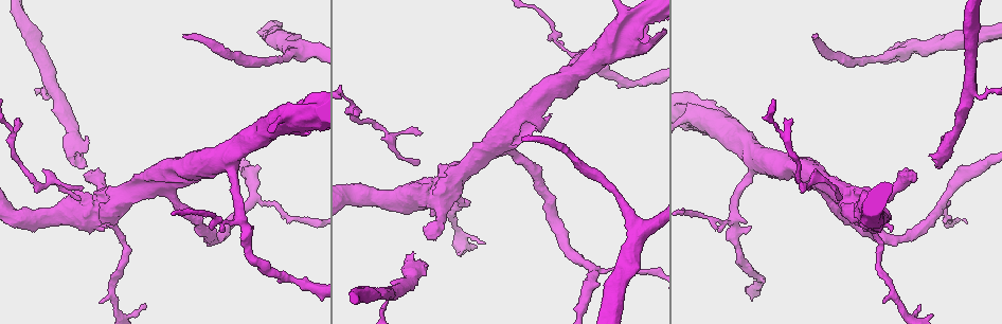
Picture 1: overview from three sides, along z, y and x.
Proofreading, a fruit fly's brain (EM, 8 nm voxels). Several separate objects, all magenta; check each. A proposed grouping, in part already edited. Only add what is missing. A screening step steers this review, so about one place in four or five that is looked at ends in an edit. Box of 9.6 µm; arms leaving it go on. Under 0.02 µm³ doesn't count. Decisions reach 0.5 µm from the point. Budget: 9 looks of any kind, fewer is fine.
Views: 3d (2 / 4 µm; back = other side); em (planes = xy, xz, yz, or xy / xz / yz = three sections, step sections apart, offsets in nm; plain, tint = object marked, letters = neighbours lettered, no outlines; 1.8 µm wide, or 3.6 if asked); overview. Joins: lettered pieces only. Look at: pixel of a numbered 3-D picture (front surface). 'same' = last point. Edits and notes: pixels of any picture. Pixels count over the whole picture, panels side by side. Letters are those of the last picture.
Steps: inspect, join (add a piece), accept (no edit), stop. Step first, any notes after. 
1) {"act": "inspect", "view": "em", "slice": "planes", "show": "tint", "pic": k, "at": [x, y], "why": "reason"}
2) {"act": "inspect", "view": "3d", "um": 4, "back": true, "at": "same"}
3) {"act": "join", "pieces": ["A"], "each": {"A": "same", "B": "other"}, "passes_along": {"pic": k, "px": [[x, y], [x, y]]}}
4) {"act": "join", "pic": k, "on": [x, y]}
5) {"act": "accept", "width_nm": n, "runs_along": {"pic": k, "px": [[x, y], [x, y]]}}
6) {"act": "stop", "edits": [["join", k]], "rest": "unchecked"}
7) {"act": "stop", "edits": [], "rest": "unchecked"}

{"act": "inspect", "view": "em", "slice": "planes", "show": "letters", "pic": 1, "at": [83, 189], "why": "thin end"}

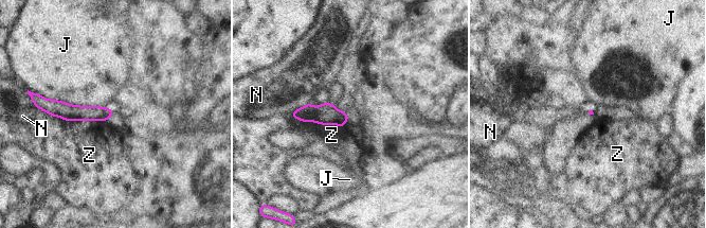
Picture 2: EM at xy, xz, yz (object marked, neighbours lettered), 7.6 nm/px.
{"act": "accept", "longest_contact_nm": ["J", 550], "each": {"J": "other", "N": "other", "Z": "other"}, "border": {"pic": 2, "px": [[111, 116], [104, 121], [67, 122]]}, "found": "no lettered piece goes on from it"}

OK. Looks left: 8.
{"act": "inspect", "view": "3d", "um": 4, "pic": 1, "at": [939, 168], "why": "thin end"}

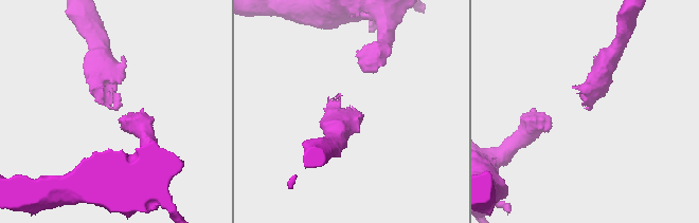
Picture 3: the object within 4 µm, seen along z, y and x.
{"act": "inspect", "view": "em", "slice": "planes", "show": "letters", "pic": 3, "at": [118, 110], "why": "need the tissue"}

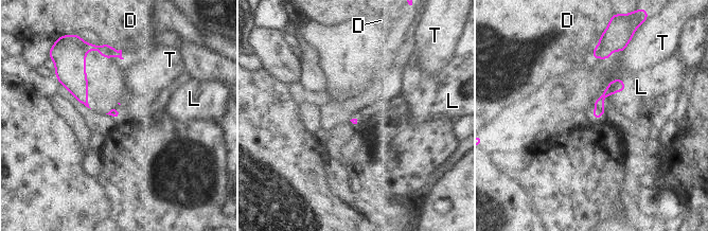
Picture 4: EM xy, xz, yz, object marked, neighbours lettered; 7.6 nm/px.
{"act": "accept", "each": {"D": "other", "L": "other", "T": "other"}, "border": {"pic": 4, "px": [[625, 84], [623, 90]]}, "found": "no lettered piece goes on from it"}

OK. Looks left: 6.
{"act": "inspect", "view": "em", "slice": "xy", "step": 4, "show": "tint", "pic": 1, "at": [19, 119], "why": "tapers out"}

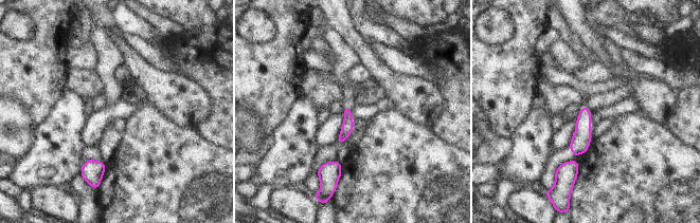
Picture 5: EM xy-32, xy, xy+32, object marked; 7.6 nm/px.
{"act": "inspect", "view": "em", "slice": "planes", "show": "letters", "at": "same"}

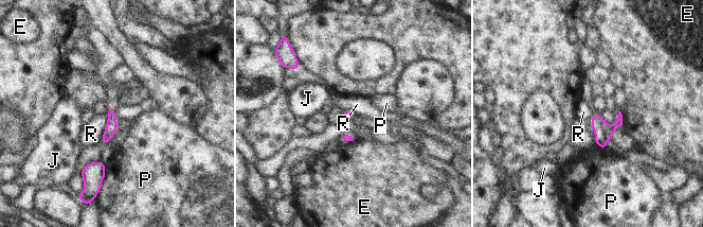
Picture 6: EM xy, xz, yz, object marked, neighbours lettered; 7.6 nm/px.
{"act": "accept", "each": {"E": "other", "J": "other", "P": "other", "R": "other"}, "border": {"pic": 6, "px": [[107, 111], [107, 124], [100, 141]]}, "found": "no lettered piece goes on from it"}

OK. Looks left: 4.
{"act": "inspect", "view": "em", "slice": "planes", "show": "letters", "pic": 1, "at": [185, 37], "why": "long arm stops here"}

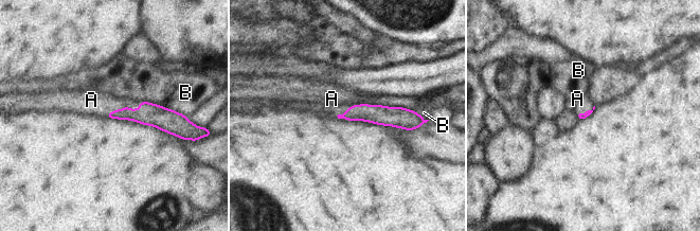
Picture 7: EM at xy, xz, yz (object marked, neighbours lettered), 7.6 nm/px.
{"act": "join", "pieces": ["A"], "each": {"A": "same", "B": "other"}, "found": "the neuron continues"}

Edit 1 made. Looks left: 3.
{"act": "stop", "edits": [["join", 7]], "rest": "unchecked"}

